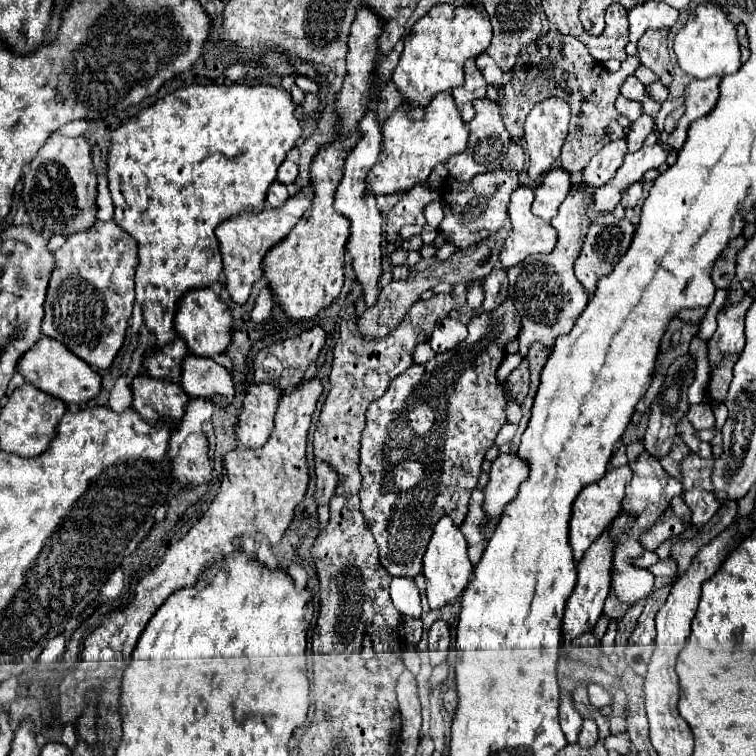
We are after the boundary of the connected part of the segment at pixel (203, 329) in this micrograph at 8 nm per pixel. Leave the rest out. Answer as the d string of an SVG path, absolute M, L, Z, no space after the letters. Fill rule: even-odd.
M193 290L193 294L185 294L181 300L181 310L177 310L177 334L185 340L189 346L189 352L195 356L213 356L225 352L225 348L231 342L231 314L225 302L219 300L219 296L209 290Z

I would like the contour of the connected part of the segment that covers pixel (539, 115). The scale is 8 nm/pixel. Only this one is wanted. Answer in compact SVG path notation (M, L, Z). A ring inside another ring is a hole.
M557 96L547 98L531 108L525 120L525 142L527 142L527 152L529 152L529 172L527 176L531 180L539 180L545 176L545 172L557 164L563 140L567 136L567 126L569 126L569 106L567 102Z

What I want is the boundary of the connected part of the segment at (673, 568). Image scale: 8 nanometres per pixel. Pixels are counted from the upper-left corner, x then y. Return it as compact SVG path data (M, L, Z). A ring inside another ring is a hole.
M667 558L667 560L661 560L661 562L657 562L655 566L651 566L649 572L651 572L653 576L669 576L669 578L671 578L671 576L677 572L677 564L675 564L673 558Z

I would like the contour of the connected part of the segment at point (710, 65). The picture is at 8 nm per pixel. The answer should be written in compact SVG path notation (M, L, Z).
M713 2L699 4L695 10L691 10L687 24L675 34L673 50L677 54L681 70L691 74L693 78L711 78L711 76L721 78L727 74L735 74L741 66L737 28L727 18L723 8Z

